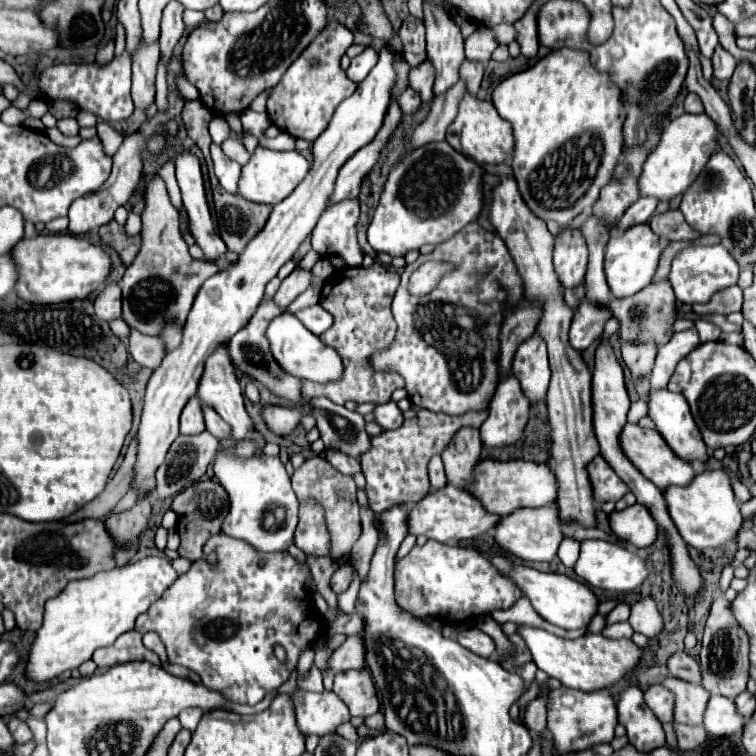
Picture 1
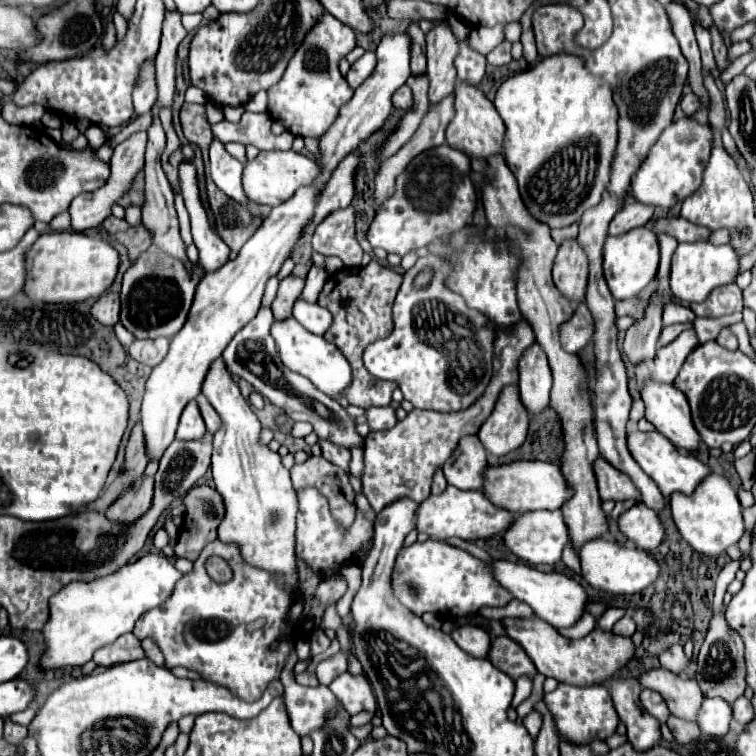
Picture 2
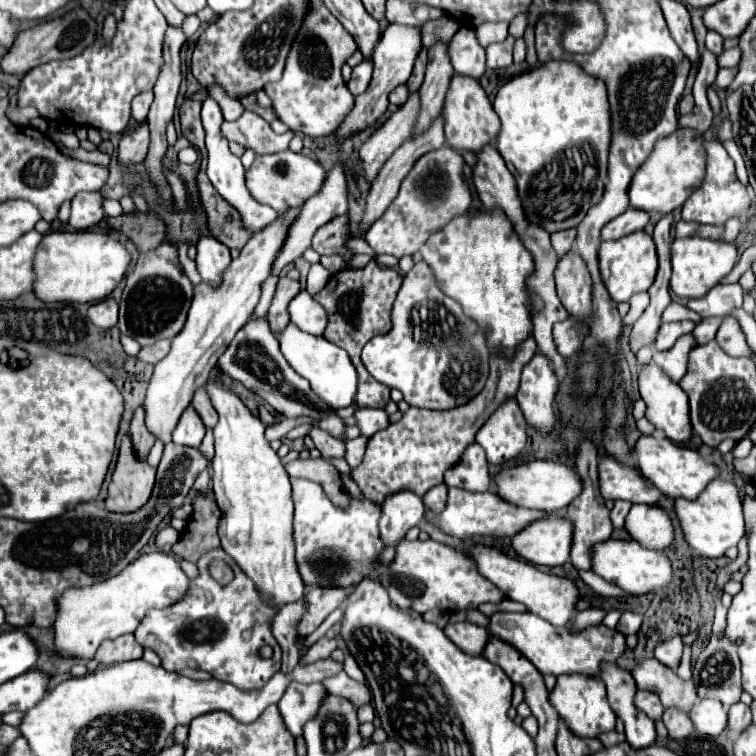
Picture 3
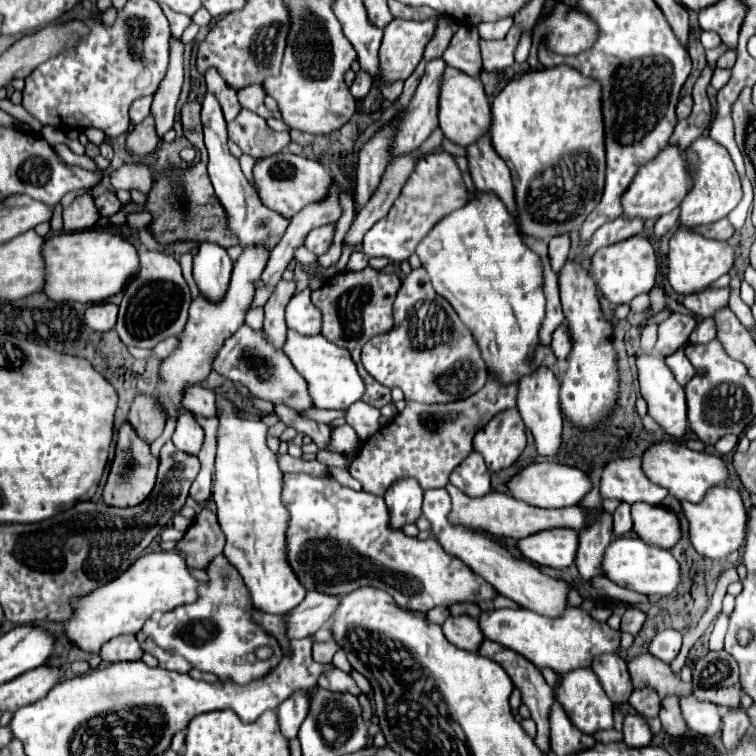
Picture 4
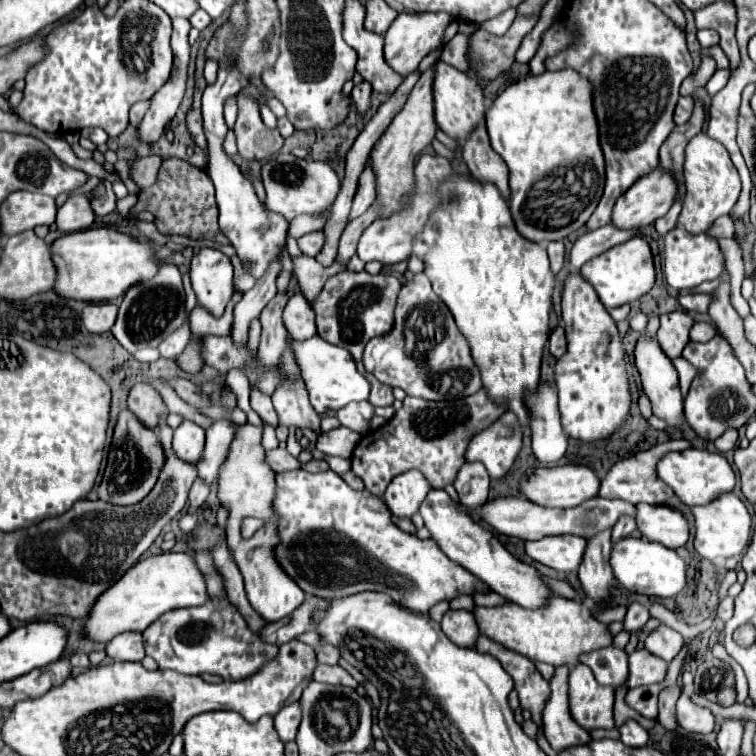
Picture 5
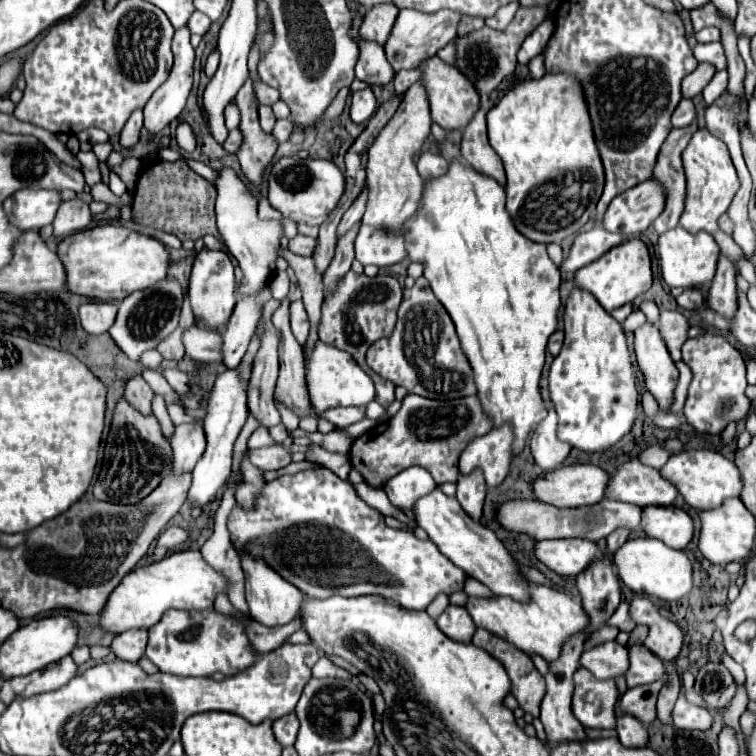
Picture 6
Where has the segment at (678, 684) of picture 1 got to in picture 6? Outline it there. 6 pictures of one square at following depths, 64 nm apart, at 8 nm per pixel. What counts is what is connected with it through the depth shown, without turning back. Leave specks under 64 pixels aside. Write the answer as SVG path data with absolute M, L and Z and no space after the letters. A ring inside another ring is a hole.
M630 646L630 668L626 672L626 684L628 688L640 686L640 684L652 684L664 676L664 662L648 652L648 648Z

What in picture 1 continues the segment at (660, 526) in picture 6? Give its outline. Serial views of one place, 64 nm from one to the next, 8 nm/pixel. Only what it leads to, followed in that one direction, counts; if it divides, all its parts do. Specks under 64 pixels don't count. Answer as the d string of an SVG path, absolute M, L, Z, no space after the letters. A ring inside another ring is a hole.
M640 504L628 506L624 510L614 510L610 512L608 518L610 518L612 532L620 540L626 540L628 544L634 544L636 548L650 546L658 536L656 522L652 520L650 512Z

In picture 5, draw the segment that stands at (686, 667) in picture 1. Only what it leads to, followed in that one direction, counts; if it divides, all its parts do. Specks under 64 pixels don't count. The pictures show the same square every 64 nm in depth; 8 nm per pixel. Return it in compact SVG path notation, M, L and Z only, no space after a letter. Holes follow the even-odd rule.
M660 626L646 640L648 652L666 660L666 662L670 662L682 650L682 646L684 646L684 638L668 626Z

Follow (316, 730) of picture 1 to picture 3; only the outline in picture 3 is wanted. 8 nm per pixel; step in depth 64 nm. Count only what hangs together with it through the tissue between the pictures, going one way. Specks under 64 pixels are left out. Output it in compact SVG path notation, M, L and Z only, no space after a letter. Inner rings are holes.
M298 600L294 604L286 604L282 606L282 610L276 614L274 622L272 622L272 632L274 638L278 640L278 644L282 646L282 672L286 674L288 670L292 672L292 668L298 664L300 654L298 654L298 646L296 646L296 624L300 622L300 618L306 612L306 600ZM290 682L282 700L278 702L286 728L294 736L300 736L304 730L304 724L316 716L326 696L328 696L328 690L322 684Z

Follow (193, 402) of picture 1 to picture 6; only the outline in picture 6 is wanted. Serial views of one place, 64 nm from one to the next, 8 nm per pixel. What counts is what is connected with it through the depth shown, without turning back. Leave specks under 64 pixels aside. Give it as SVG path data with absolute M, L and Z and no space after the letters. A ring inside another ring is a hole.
M180 424L176 426L170 446L174 452L174 470L176 474L190 472L206 448L202 424Z

